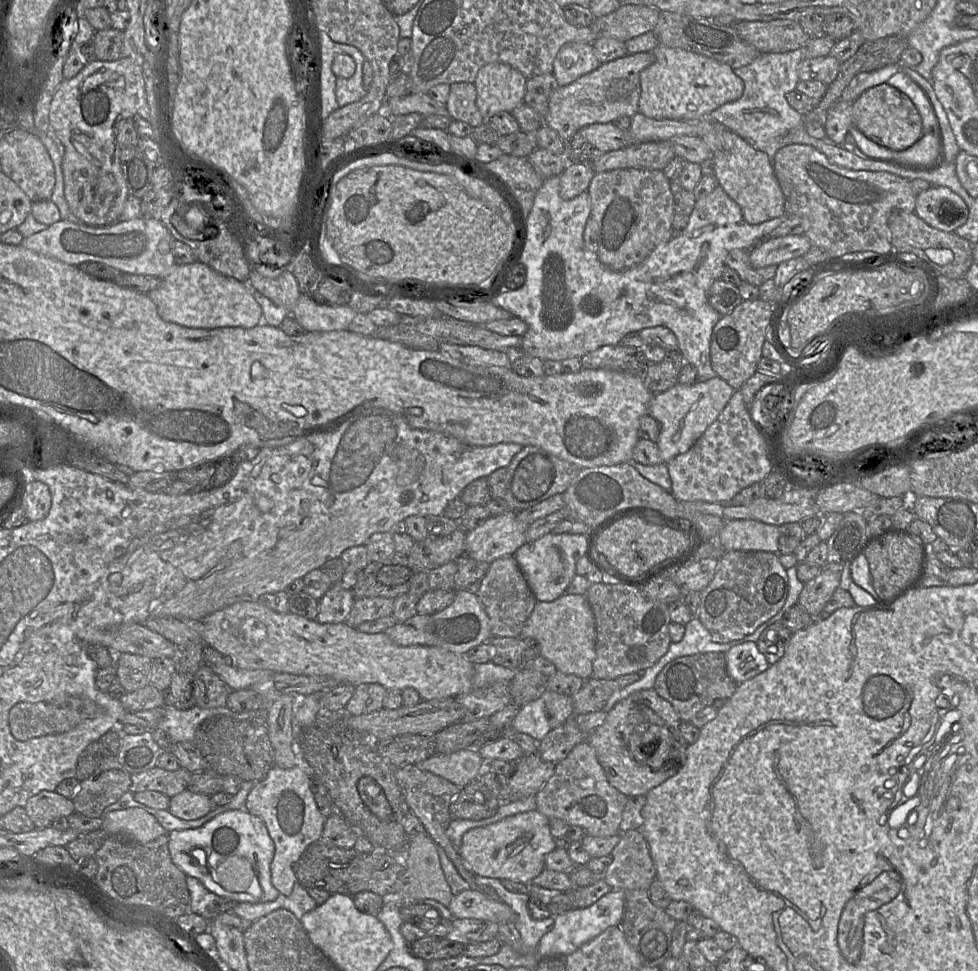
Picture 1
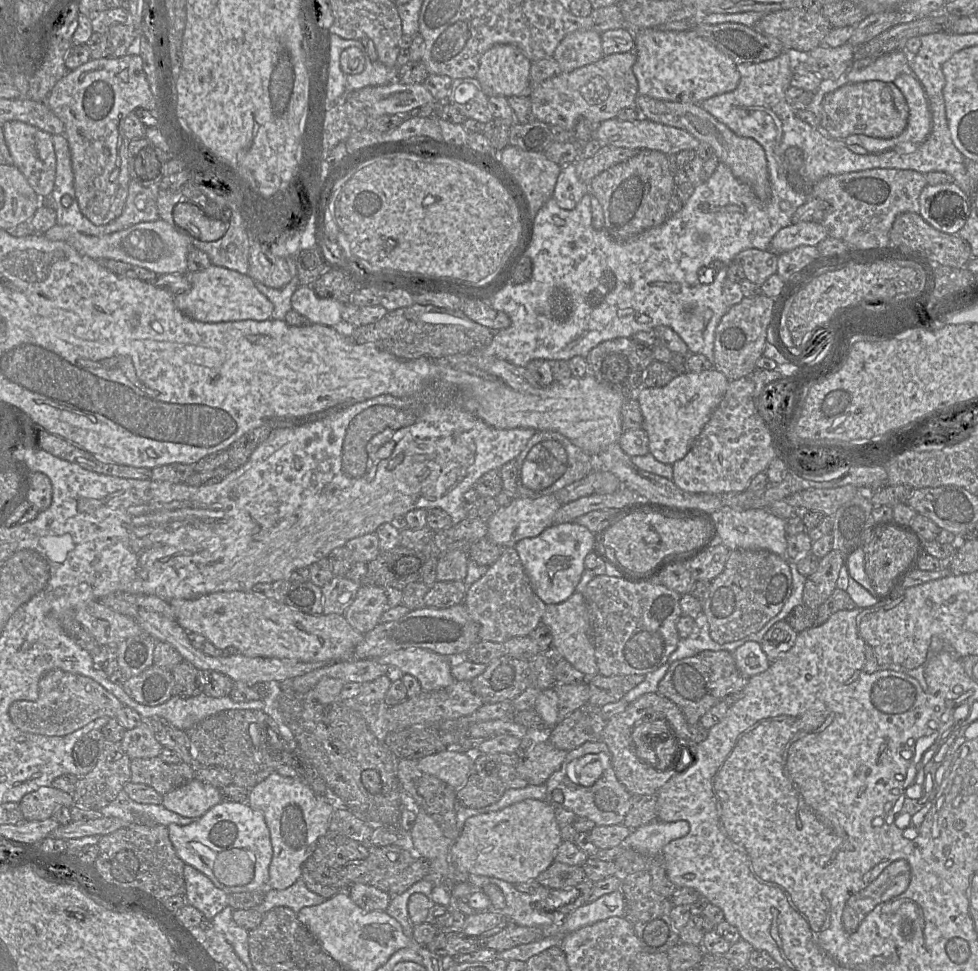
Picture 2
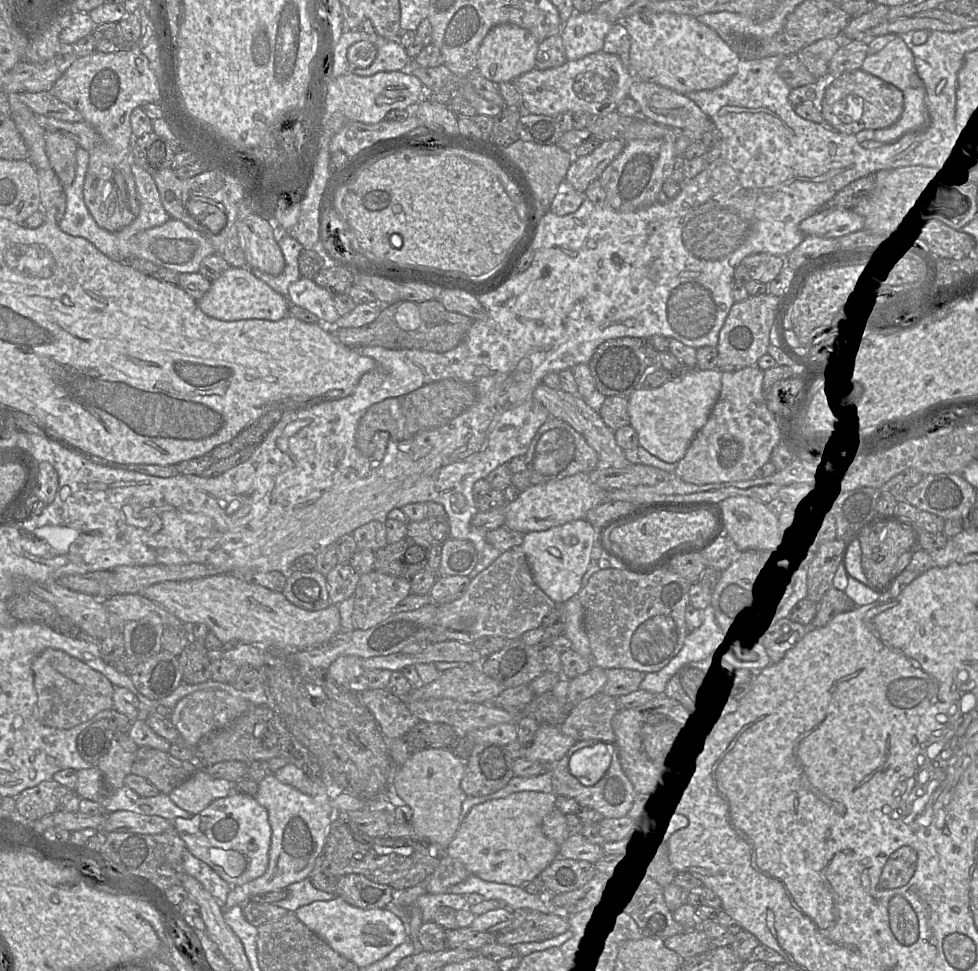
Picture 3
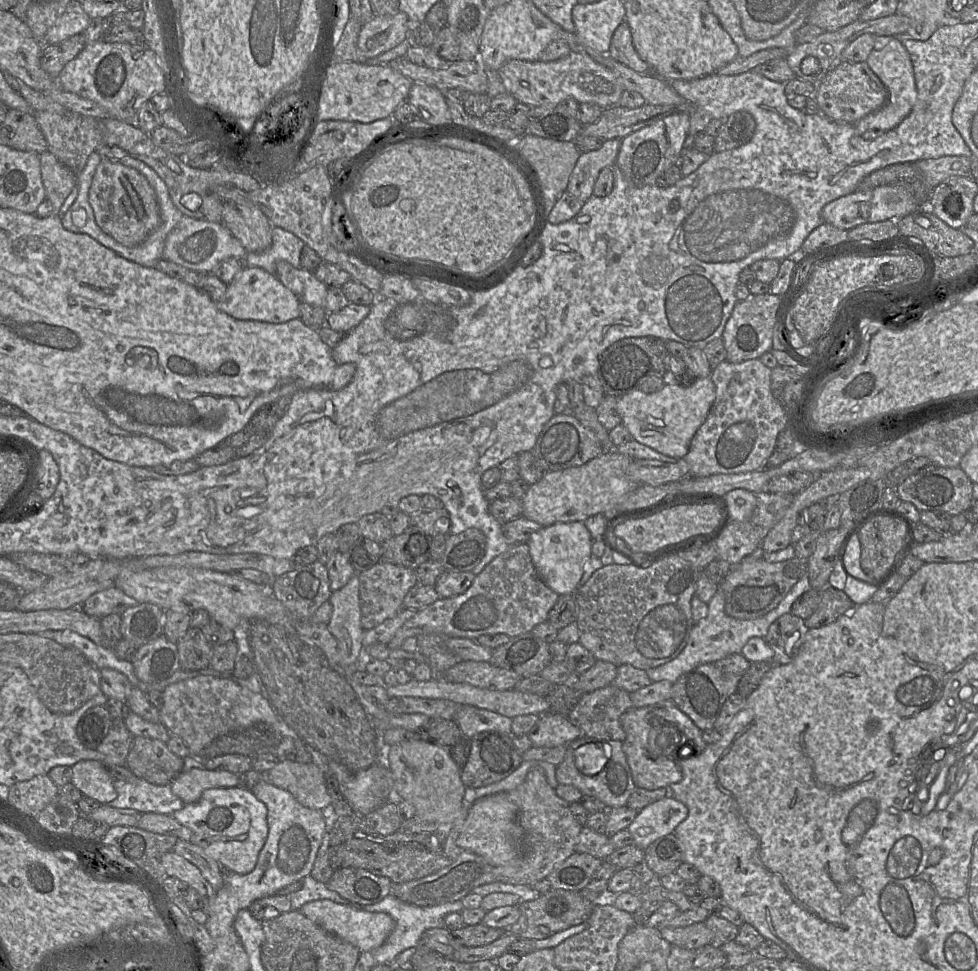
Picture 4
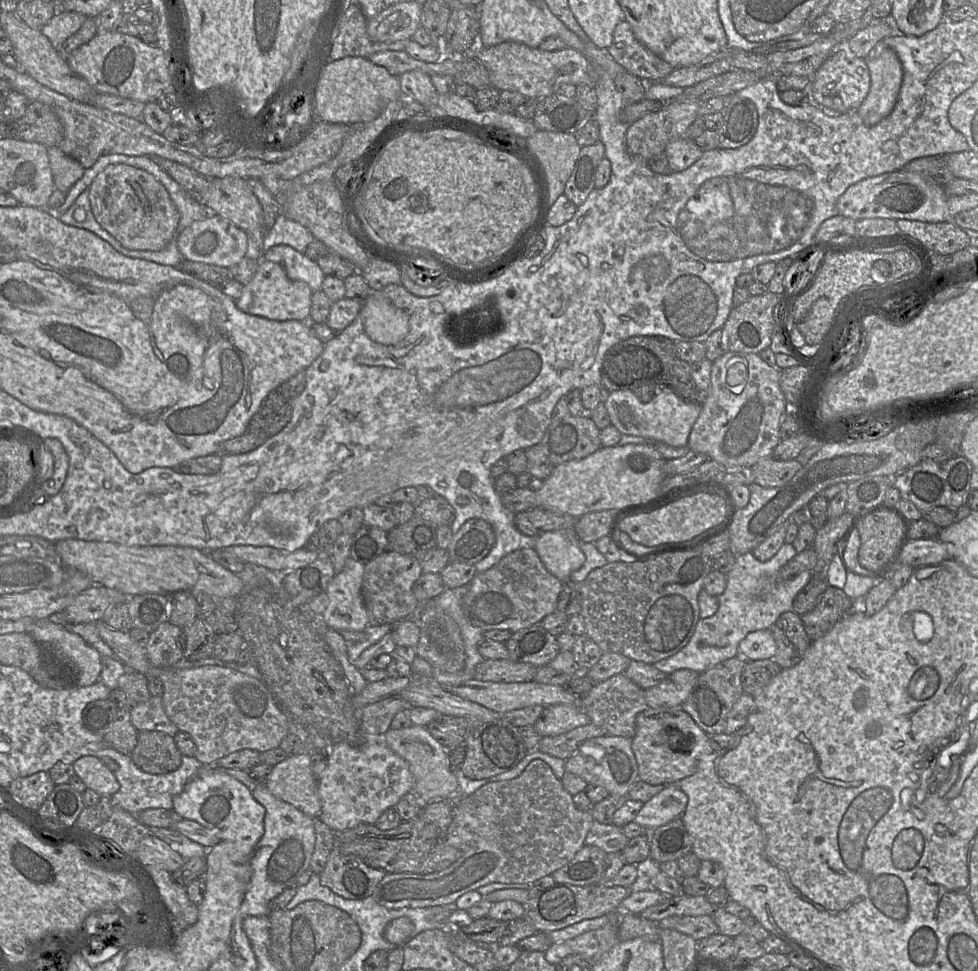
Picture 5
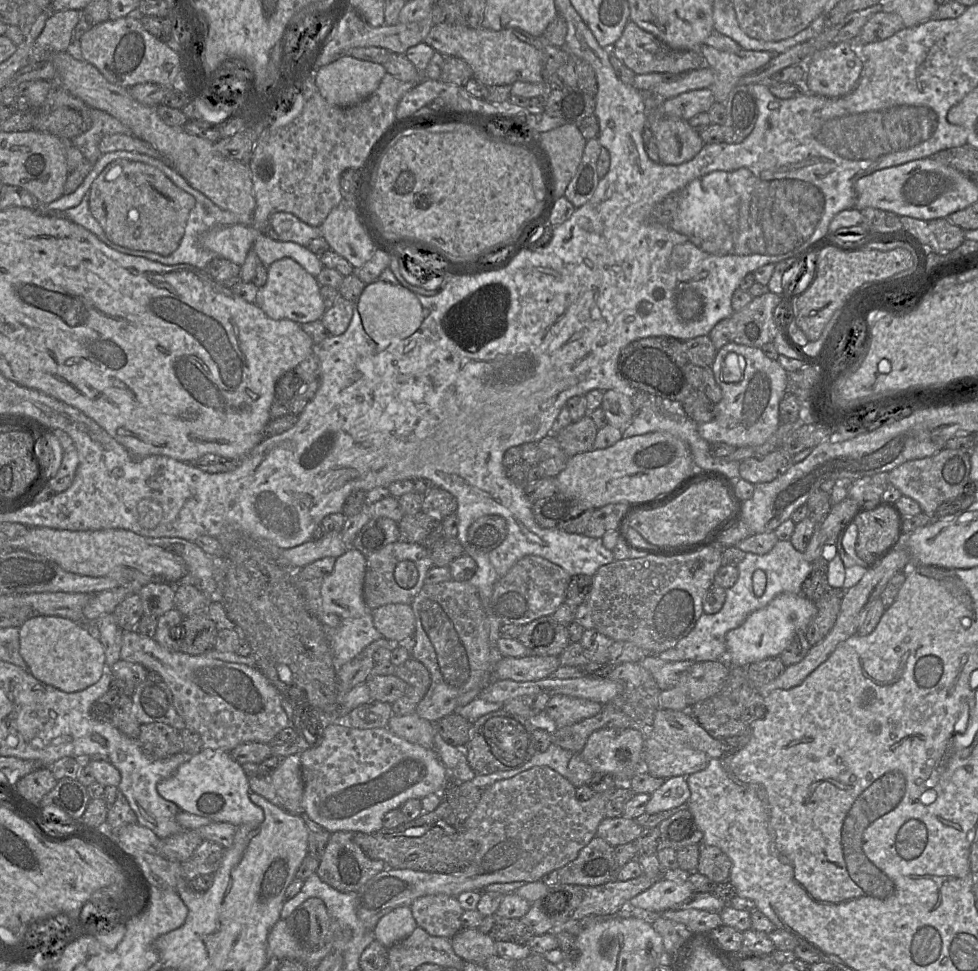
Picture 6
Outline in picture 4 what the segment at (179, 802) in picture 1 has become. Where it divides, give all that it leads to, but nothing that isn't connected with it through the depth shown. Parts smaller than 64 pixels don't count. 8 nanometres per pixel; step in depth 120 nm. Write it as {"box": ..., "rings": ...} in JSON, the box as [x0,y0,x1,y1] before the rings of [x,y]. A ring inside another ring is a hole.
{"box":[171,768,240,804],"rings":[[[206,768],[185,770],[171,783],[172,792],[185,804],[197,802],[207,789],[237,786],[240,786],[239,775]]]}

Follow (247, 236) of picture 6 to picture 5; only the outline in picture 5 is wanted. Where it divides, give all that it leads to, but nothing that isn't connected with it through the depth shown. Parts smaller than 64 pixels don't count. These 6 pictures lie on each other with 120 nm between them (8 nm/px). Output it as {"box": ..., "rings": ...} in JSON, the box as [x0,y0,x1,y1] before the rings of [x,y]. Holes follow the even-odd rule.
{"box":[177,215,325,292],"rings":[[[207,215],[186,227],[179,234],[177,245],[187,260],[229,268],[245,257],[247,232],[219,215]],[[276,245],[264,253],[264,259],[280,264],[292,280],[304,281],[312,292],[321,290],[325,277],[316,261],[288,245]]]}

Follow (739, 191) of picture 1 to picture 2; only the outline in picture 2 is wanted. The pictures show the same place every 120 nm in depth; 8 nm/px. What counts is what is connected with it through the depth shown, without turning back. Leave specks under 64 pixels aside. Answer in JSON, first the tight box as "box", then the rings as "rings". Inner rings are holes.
{"box":[635,94,771,203],"rings":[[[638,94],[635,106],[641,118],[685,130],[698,139],[699,142],[709,144],[718,161],[728,166],[735,178],[750,186],[762,203],[769,203],[771,186],[766,155],[763,147],[754,139],[736,135],[699,104],[664,101]]]}

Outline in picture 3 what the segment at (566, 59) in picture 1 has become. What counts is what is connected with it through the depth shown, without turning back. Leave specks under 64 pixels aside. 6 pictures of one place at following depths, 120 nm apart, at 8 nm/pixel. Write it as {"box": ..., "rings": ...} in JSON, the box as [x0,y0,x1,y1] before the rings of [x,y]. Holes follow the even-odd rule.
{"box":[560,9,612,60],"rings":[[[574,9],[560,33],[567,60],[578,60],[602,51],[612,26],[609,21],[598,18],[593,10],[578,12]]]}

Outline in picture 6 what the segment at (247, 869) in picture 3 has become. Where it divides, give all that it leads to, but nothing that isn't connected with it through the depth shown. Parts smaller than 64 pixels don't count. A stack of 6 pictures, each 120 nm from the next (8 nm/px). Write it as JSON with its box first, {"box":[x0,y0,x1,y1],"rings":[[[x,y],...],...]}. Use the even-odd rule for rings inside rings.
{"box":[156,749,264,827],"rings":[[[202,749],[181,764],[169,778],[160,781],[156,788],[161,797],[175,803],[180,811],[207,818],[212,822],[230,823],[236,827],[242,824],[258,827],[264,820],[263,809],[249,797],[247,775],[229,752]]]}

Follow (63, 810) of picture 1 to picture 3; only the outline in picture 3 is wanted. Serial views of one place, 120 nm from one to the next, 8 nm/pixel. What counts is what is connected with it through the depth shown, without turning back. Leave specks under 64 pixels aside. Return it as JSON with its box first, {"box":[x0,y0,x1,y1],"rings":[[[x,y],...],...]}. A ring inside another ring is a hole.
{"box":[15,779,70,820],"rings":[[[53,779],[23,790],[15,797],[16,811],[29,820],[41,819],[57,811],[60,800],[70,790]]]}

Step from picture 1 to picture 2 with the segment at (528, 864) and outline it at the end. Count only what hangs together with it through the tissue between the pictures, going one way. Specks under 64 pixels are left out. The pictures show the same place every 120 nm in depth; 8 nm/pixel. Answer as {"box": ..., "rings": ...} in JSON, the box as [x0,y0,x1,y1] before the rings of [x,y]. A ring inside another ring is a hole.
{"box":[449,799,561,885],"rings":[[[525,799],[501,810],[468,818],[449,850],[449,864],[460,873],[496,878],[512,885],[534,880],[554,861],[561,844],[555,809],[546,801]]]}

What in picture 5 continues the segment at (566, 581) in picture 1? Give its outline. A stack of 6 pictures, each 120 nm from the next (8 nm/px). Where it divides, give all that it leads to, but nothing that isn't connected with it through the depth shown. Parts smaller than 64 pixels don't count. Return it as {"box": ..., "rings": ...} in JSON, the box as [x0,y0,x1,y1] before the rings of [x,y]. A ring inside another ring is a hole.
{"box":[535,530,586,583],"rings":[[[573,530],[549,531],[537,536],[535,551],[546,569],[563,583],[570,580],[570,575],[580,569],[586,559]]]}

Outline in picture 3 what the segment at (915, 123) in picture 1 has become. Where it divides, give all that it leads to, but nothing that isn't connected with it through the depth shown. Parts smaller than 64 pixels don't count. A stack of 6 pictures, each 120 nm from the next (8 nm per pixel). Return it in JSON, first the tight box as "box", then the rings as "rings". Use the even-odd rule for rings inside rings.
{"box":[819,69,903,134],"rings":[[[856,69],[825,81],[819,109],[823,123],[828,127],[841,133],[856,134],[865,129],[882,129],[893,125],[903,112],[903,103],[901,90],[862,69]]]}

